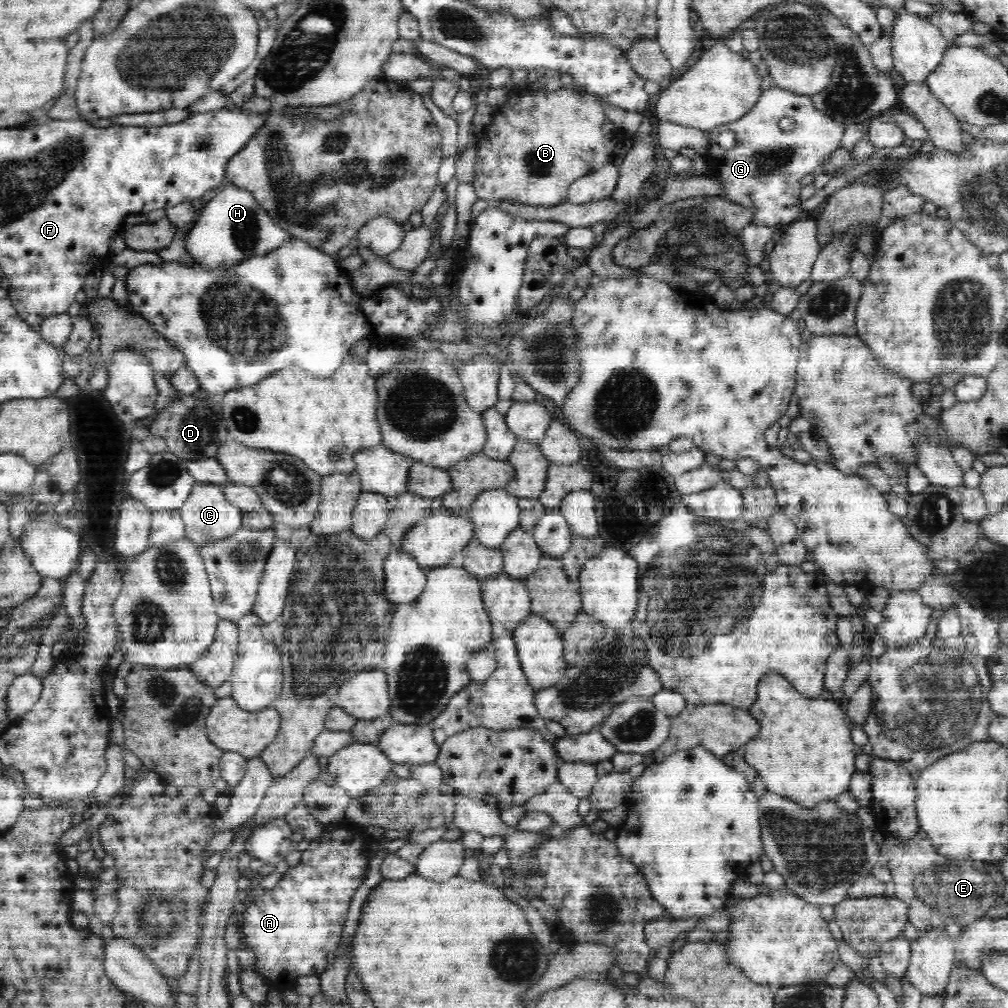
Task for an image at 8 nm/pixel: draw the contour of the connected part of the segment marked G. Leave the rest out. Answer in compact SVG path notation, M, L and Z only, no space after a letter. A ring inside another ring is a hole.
M775 86L765 90L742 119L707 132L709 156L705 159L709 168L706 175L721 184L726 201L754 211L753 224L780 229L798 220L801 209L795 204L798 204L802 178L818 169L822 160L841 146L845 122L826 116L813 106L811 96ZM785 116L795 120L794 129L784 131L778 125ZM724 130L735 132L735 143L728 150L717 141Z

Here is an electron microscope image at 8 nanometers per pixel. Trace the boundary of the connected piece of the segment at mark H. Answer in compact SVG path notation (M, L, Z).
M226 184L222 191L209 200L196 215L187 232L186 252L194 266L200 268L230 268L254 256L266 256L284 244L291 234L280 228L274 219L258 204L252 192Z

